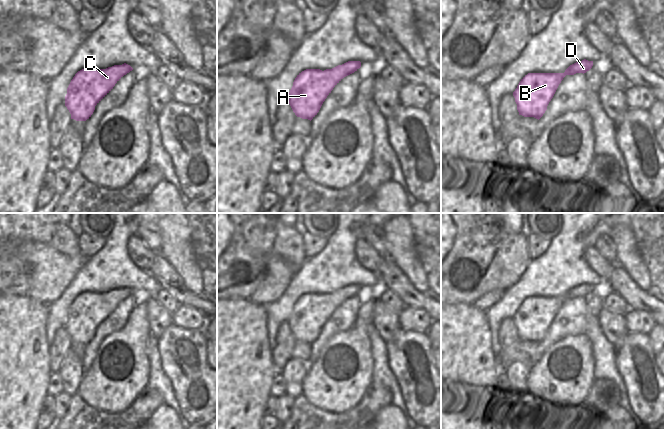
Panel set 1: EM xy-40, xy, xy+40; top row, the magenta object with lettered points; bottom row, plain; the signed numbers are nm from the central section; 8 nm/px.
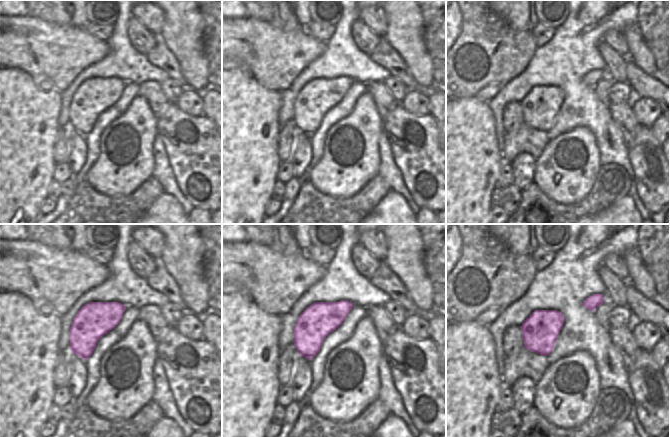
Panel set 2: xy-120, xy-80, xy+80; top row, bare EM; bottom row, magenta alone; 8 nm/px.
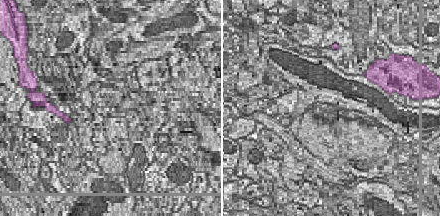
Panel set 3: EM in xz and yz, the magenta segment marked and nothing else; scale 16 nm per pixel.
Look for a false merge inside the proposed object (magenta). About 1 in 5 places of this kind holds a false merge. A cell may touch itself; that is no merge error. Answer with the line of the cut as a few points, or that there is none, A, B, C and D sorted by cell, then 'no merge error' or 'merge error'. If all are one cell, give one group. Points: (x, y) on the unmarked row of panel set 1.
no cut | A B C D | no merge error

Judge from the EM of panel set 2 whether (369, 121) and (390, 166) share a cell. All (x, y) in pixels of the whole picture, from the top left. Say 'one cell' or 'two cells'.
two cells

